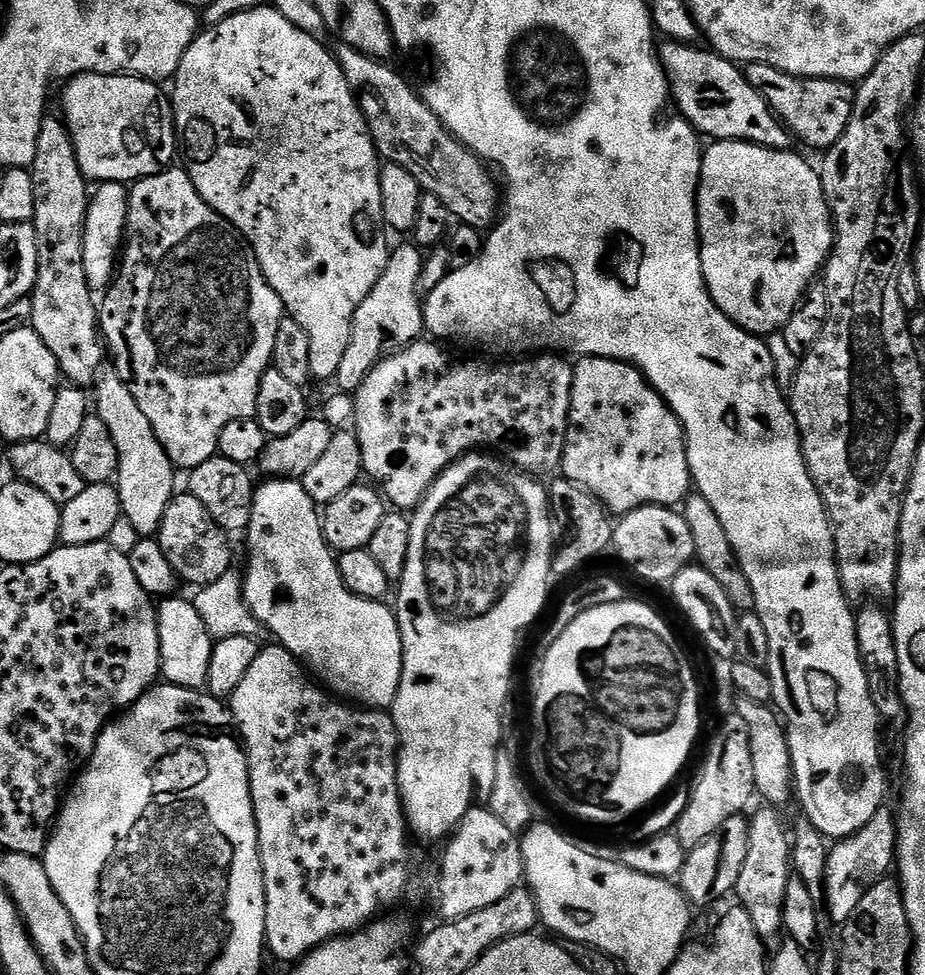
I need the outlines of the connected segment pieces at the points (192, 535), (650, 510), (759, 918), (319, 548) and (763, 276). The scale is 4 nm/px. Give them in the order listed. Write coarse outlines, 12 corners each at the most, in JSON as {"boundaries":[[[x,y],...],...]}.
{"boundaries":[[[190,494],[162,514],[162,554],[181,581],[233,567],[229,533]],[[675,507],[623,513],[611,551],[652,584],[696,560]],[[775,807],[751,813],[735,899],[760,939],[784,926],[794,878]],[[300,480],[252,493],[244,601],[337,697],[391,709],[395,611]],[[793,150],[702,152],[704,281],[736,325],[783,329],[834,239]]]}

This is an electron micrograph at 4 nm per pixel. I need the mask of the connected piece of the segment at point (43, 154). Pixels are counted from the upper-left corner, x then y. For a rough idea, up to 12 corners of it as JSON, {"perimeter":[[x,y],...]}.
{"perimeter":[[45,115],[30,171],[30,327],[69,385],[106,358],[82,266],[90,184]]}

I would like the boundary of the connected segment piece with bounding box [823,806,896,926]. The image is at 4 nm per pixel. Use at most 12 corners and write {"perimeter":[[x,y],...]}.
{"perimeter":[[880,808],[828,849],[823,903],[836,926],[893,871],[896,816]]}

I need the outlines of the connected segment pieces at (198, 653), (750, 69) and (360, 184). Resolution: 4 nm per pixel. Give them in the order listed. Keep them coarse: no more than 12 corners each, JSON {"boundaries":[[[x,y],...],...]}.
{"boundaries":[[[193,601],[156,609],[160,671],[180,688],[208,683],[213,636]],[[750,64],[744,77],[808,148],[842,138],[856,97],[846,80]],[[251,8],[170,88],[182,167],[331,381],[386,270],[331,51]]]}

